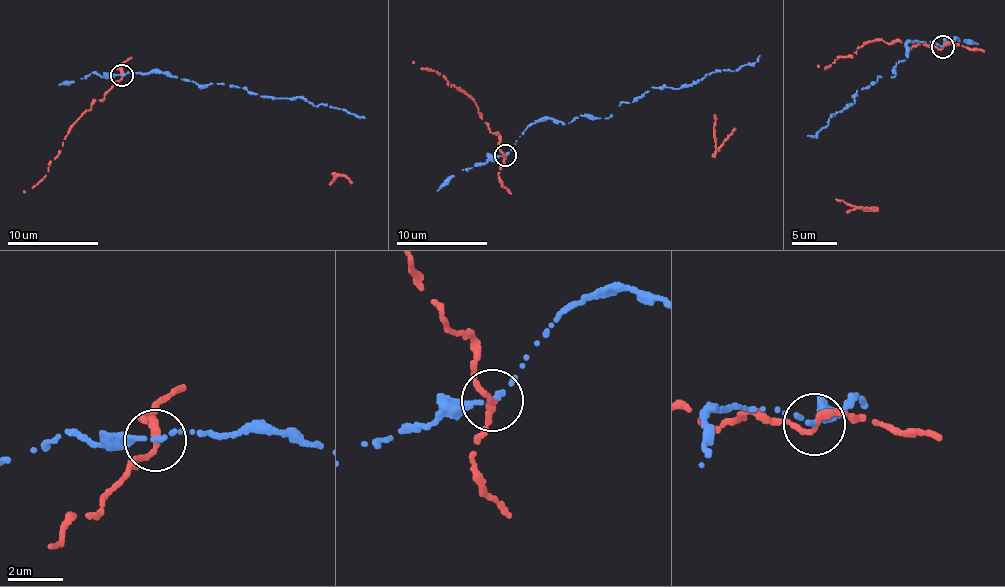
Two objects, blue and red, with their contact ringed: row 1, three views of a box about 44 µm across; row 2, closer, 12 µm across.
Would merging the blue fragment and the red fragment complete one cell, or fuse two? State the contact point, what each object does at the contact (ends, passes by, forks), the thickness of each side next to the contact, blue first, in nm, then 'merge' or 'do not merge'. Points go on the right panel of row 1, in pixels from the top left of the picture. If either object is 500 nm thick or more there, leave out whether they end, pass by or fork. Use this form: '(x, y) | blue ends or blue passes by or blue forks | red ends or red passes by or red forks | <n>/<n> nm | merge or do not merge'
(942, 46) | blue ends | red passes by | 240/240 nm | do not merge

